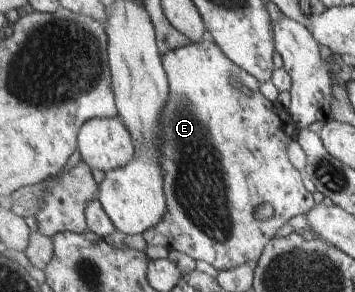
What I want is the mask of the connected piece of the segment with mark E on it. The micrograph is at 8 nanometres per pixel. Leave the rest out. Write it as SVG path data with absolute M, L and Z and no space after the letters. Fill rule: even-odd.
M206 37L200 43L183 47L182 49L172 50L166 52L163 55L164 67L168 71L168 79L170 82L170 93L167 104L164 111L160 116L160 124L162 129L160 130L160 161L163 167L164 174L164 191L167 197L167 212L163 220L159 225L146 230L143 233L142 239L146 243L164 246L167 250L179 250L189 255L194 260L204 260L213 266L217 271L222 271L228 268L235 268L244 264L256 265L261 255L264 253L265 247L272 240L273 236L277 234L277 230L287 224L293 216L297 214L306 214L316 204L313 200L311 186L303 186L303 180L301 180L301 174L299 169L291 162L288 155L288 146L291 140L287 130L285 130L285 122L283 118L279 116L281 112L273 112L273 102L269 100L260 89L260 80L255 78L252 74L249 74L244 68L241 68L236 62L233 62L229 58L228 54L225 54L224 50L213 40L211 37ZM243 83L247 88L251 89L251 94L243 94L238 88ZM268 202L274 212L271 218L259 221L255 220L255 210L259 204L265 204Z

